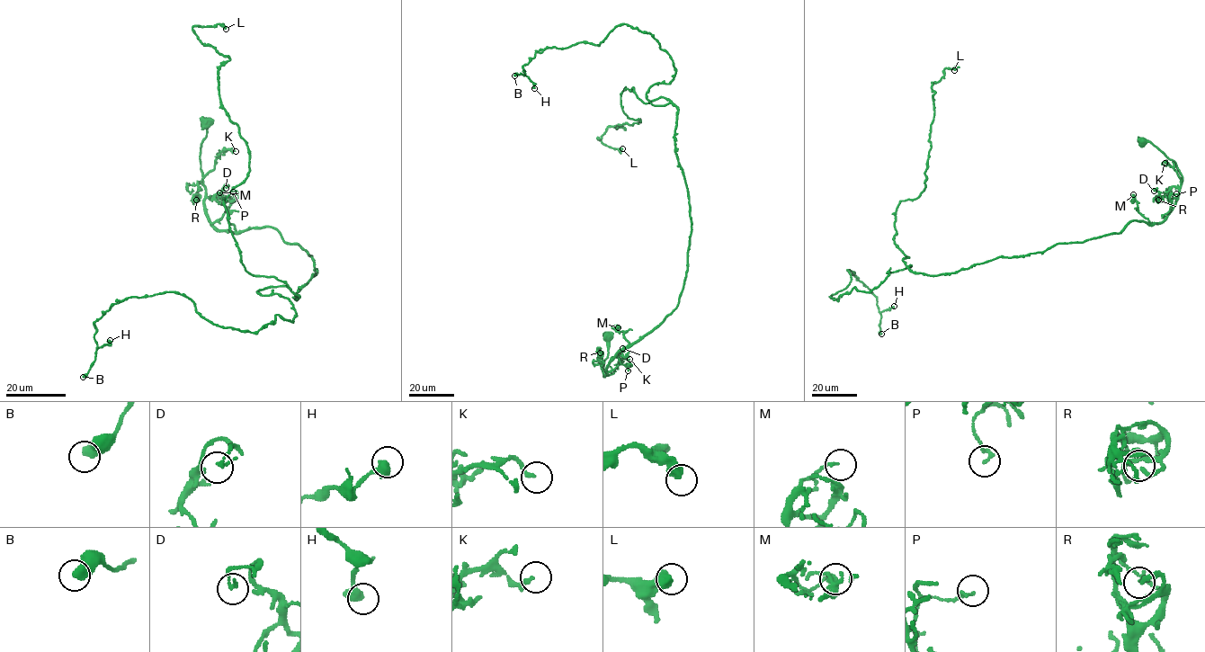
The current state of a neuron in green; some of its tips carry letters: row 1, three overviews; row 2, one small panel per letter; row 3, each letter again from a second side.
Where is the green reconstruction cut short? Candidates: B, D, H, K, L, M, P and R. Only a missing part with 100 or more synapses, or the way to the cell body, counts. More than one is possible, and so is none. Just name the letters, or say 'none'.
none

